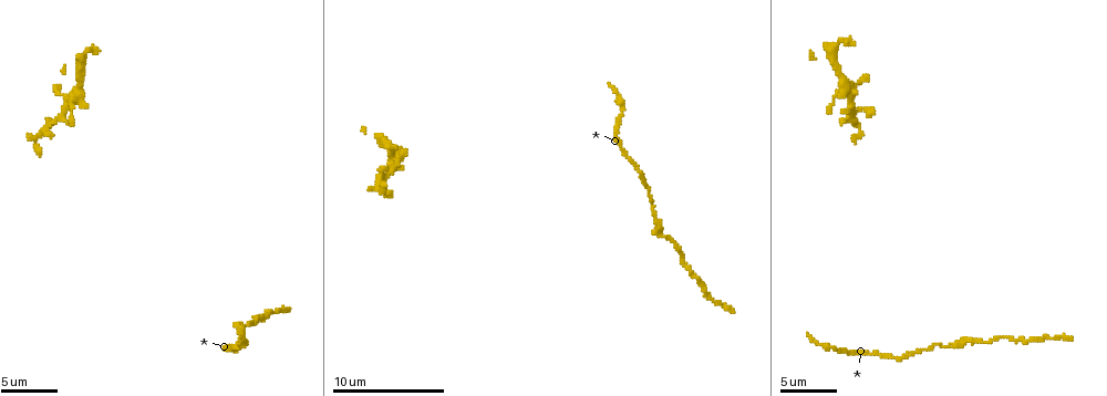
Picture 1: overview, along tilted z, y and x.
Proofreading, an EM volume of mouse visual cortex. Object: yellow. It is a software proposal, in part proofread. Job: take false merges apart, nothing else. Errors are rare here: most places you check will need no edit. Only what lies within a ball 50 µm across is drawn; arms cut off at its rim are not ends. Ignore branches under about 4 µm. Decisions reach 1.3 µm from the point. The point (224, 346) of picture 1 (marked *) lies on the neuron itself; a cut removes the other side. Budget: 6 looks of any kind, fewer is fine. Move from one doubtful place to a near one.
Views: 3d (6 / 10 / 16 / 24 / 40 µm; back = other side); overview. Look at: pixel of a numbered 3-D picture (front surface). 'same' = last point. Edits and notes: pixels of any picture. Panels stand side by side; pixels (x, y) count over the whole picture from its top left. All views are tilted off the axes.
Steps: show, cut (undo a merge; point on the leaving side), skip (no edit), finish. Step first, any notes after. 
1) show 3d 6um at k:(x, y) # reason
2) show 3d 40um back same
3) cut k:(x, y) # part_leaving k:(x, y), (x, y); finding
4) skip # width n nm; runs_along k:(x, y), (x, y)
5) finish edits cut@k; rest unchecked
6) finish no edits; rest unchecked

show 3d 10um at 1:(669, 238) # sudden change in width

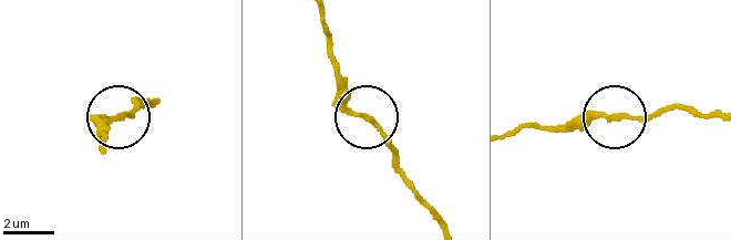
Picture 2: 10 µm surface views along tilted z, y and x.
skip # runs_along 2:(320, 14), (346, 101), (399, 159); all the same neuron

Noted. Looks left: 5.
show 3d 10um at 1:(855, 139) # narrows sharply

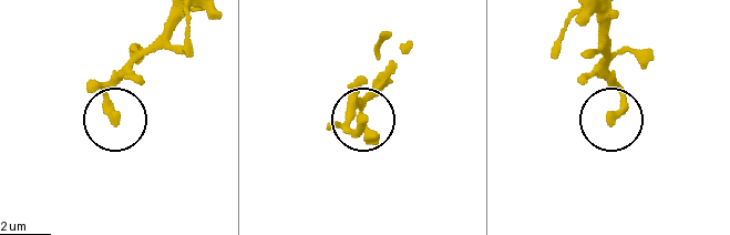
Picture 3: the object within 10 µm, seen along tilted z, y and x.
show 3d 10um back at 3:(363, 118)

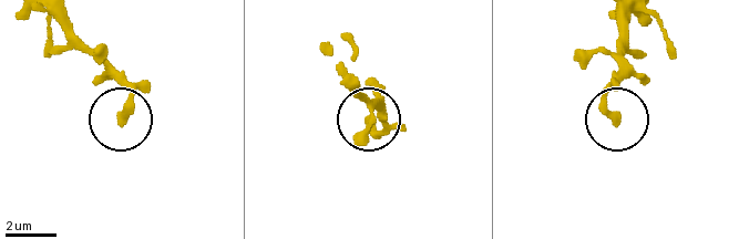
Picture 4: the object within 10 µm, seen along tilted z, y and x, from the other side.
skip # all the same neuron

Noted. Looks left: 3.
show 3d 10um at 1:(65, 113) # two arms in line, one across

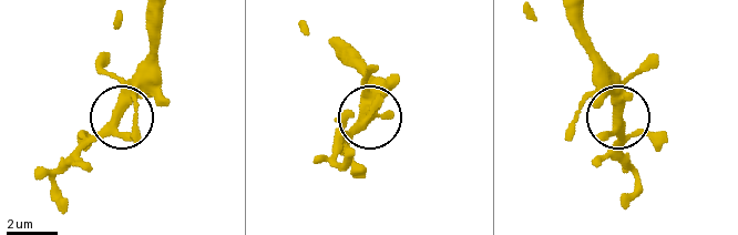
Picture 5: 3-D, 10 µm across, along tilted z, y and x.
skip # width 320 nm; one neuron here

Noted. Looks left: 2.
finish no edits; rest unchecked

